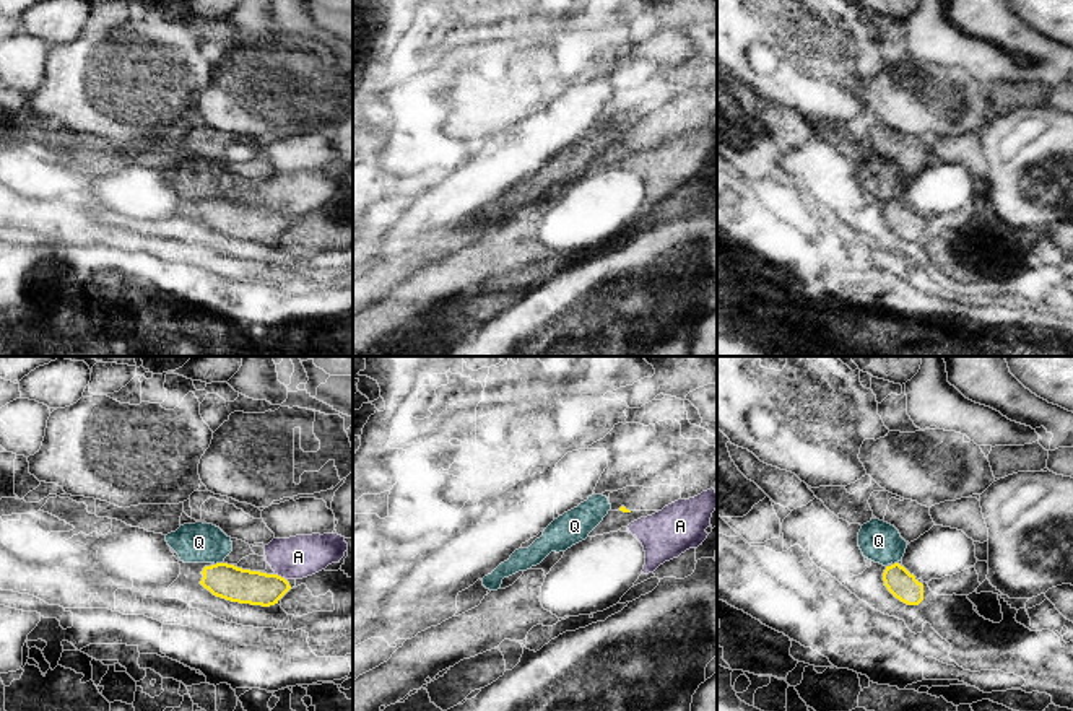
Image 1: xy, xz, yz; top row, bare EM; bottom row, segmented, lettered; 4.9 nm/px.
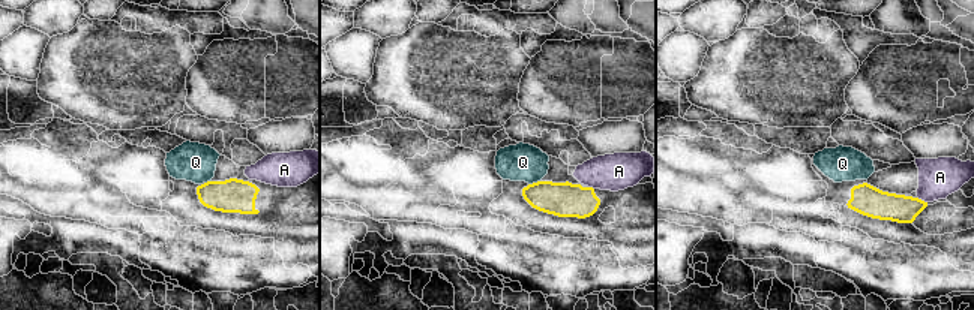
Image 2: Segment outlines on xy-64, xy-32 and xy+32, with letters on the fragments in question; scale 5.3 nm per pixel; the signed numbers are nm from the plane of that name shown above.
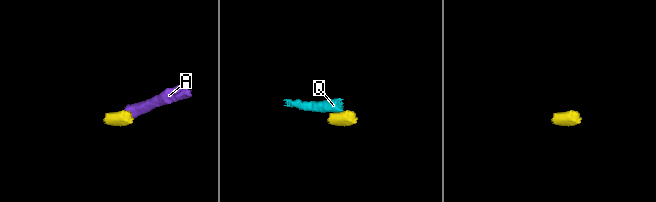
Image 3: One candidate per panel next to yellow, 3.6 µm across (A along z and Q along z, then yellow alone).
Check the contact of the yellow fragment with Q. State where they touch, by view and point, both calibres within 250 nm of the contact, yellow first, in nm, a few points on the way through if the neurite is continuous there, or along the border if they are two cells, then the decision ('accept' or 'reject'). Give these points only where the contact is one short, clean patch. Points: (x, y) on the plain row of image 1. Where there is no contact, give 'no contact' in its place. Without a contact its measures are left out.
contact xy (218, 199); calibres 170 and 200 nm; border xy (221, 197), (215, 200); reject

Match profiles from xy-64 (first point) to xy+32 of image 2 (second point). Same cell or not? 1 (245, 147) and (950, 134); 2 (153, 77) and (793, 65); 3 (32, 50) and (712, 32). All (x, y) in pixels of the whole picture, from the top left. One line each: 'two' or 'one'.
1: two
2: one
3: two

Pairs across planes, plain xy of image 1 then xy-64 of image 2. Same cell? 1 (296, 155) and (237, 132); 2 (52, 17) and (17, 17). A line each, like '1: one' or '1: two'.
1: two
2: two

